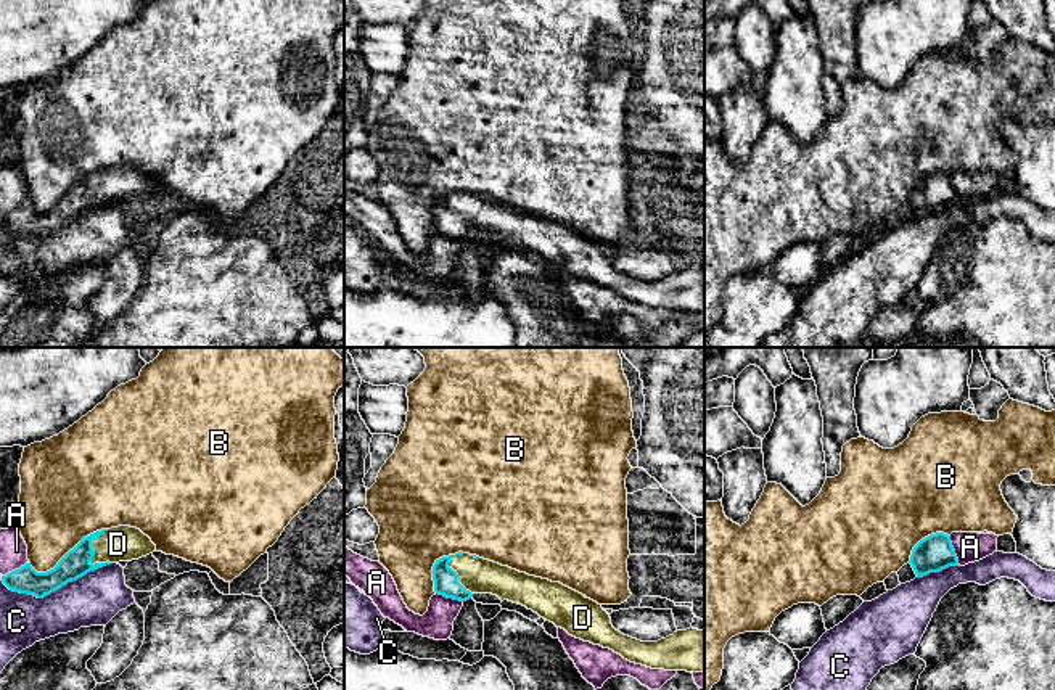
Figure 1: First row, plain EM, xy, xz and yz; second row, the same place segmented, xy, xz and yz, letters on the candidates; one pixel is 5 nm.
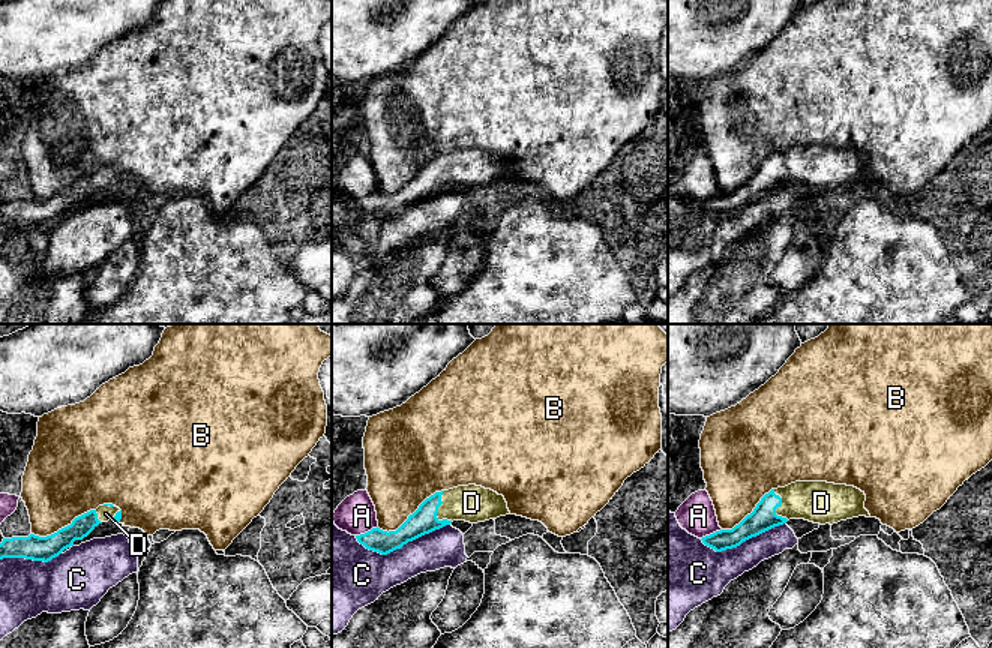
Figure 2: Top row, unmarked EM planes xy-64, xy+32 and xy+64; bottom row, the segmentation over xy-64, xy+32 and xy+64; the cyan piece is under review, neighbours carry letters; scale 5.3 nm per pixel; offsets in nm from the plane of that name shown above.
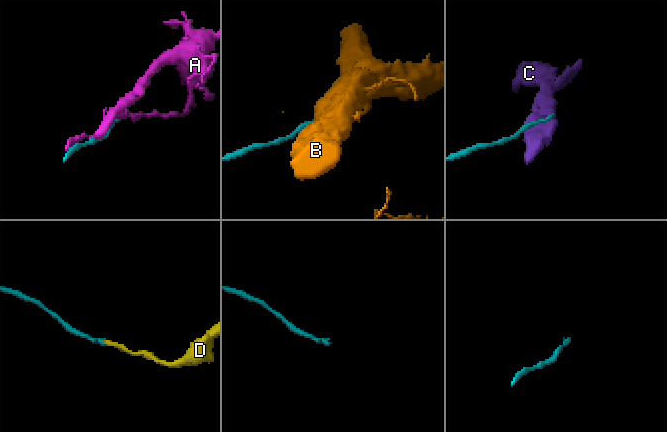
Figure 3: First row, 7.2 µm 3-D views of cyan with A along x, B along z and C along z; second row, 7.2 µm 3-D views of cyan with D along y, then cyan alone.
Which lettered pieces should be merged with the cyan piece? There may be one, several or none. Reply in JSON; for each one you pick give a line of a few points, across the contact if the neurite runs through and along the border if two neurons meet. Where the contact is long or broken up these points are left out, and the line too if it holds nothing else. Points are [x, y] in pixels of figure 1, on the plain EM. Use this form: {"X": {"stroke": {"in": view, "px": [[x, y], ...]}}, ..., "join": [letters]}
{"D": {"stroke": {"in": "xy", "px": [[76, 203], [90, 185], [118, 184]]}}, "join": ["D"]}

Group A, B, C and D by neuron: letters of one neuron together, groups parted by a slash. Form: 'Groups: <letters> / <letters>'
Groups: A / B / C / D

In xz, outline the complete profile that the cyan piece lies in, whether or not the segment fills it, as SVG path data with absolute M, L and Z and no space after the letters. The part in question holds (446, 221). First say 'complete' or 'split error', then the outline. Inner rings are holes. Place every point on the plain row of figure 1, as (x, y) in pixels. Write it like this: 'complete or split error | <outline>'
split error | M463 191L436 199L431 212L434 232L447 238L466 241L474 233L492 233L630 302L651 309L704 312L704 270L690 267L658 281L642 281L616 270L601 244L582 233Z

